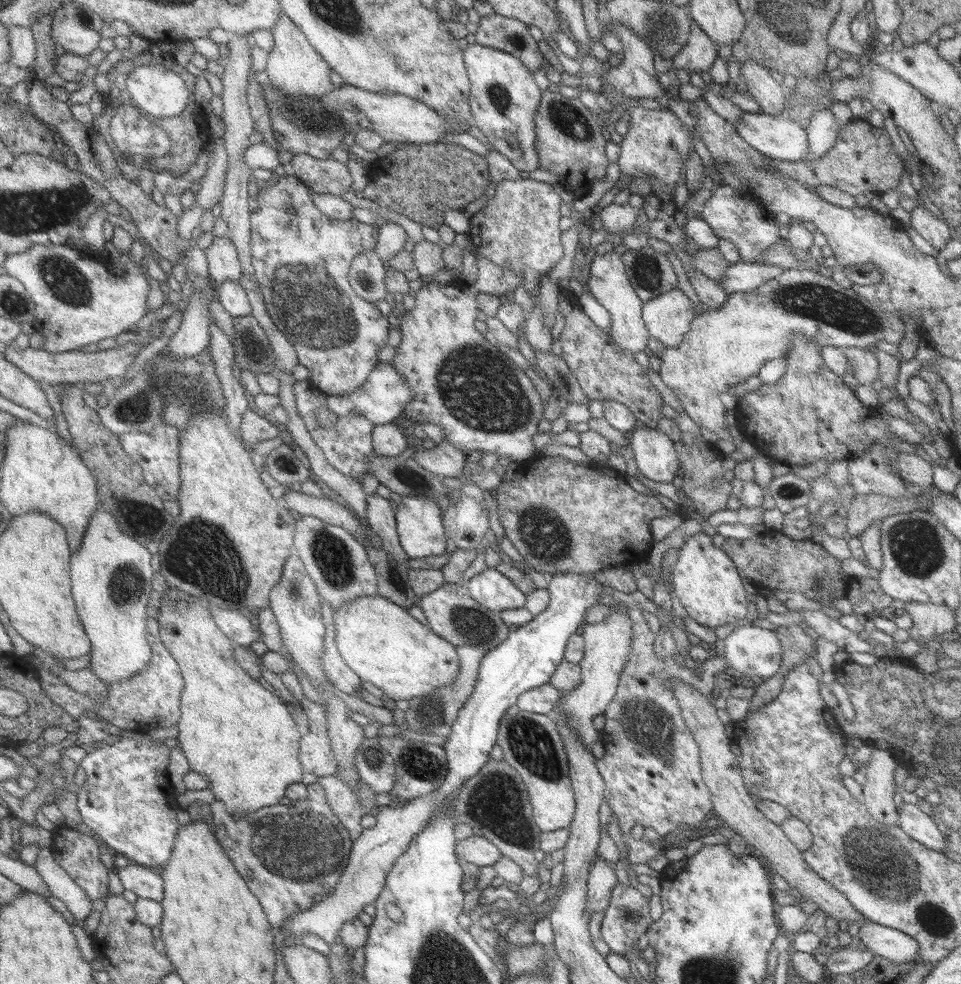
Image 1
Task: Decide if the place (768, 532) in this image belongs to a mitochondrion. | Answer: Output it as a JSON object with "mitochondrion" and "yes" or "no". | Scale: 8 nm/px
{"mitochondrion":"no"}

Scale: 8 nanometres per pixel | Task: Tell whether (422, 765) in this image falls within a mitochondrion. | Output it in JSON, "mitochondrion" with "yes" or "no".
{"mitochondrion":"yes"}

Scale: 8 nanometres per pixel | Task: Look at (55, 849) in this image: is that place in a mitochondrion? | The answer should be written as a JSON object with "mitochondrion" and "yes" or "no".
{"mitochondrion":"no"}

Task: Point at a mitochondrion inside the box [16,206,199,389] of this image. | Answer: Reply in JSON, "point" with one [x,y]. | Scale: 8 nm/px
{"point":[61,274]}

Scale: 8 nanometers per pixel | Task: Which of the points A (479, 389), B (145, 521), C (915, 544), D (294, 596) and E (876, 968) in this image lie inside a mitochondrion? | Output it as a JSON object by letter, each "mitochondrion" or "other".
{"A":"mitochondrion","B":"mitochondrion","C":"mitochondrion","D":"mitochondrion","E":"other"}

